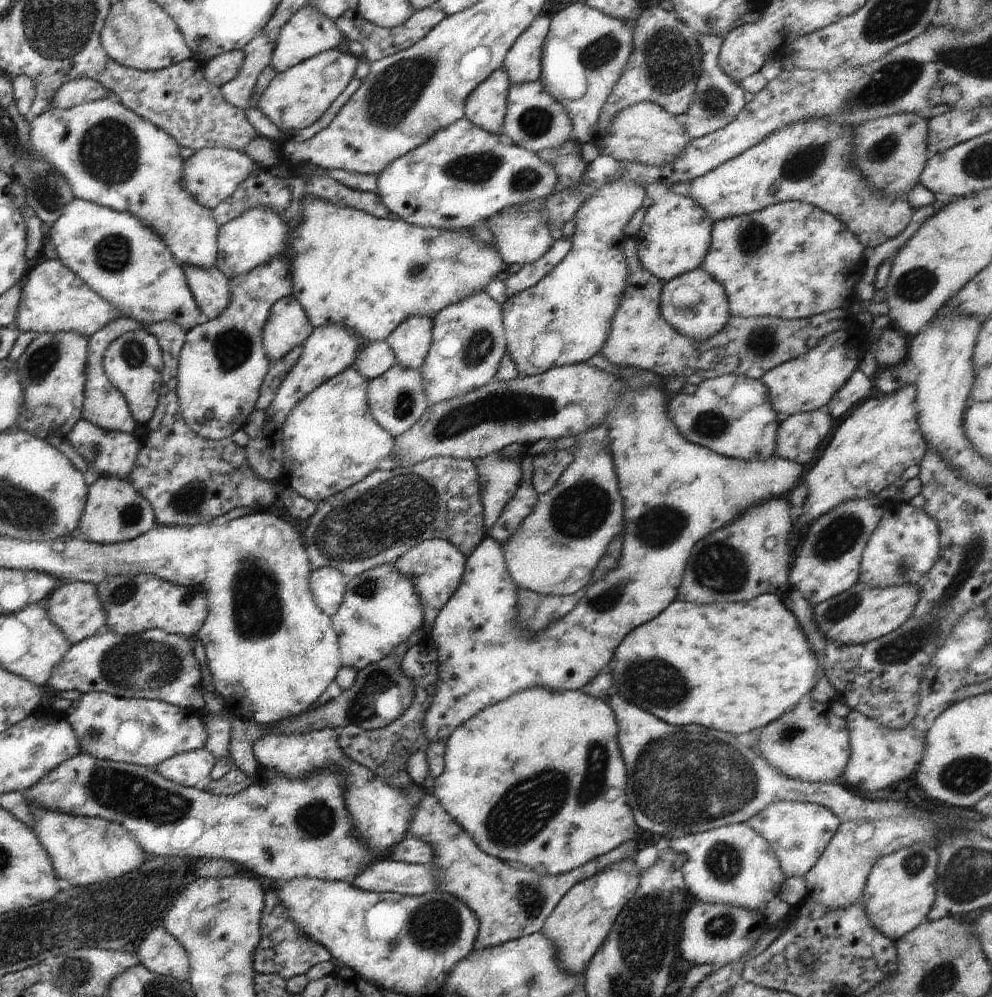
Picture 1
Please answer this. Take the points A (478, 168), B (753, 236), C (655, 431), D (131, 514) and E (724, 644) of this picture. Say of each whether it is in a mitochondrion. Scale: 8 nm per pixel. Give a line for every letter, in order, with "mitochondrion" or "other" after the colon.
A: mitochondrion
B: mitochondrion
C: other
D: mitochondrion
E: other

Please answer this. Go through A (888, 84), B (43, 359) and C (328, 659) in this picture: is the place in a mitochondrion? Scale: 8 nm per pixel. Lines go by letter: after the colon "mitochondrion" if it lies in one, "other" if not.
A: mitochondrion
B: mitochondrion
C: other

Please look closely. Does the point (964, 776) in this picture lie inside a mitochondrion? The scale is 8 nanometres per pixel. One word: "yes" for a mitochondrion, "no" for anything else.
yes

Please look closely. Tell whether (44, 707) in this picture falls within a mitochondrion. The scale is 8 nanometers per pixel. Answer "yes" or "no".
no

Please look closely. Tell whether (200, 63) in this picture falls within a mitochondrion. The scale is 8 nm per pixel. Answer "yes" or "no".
no

